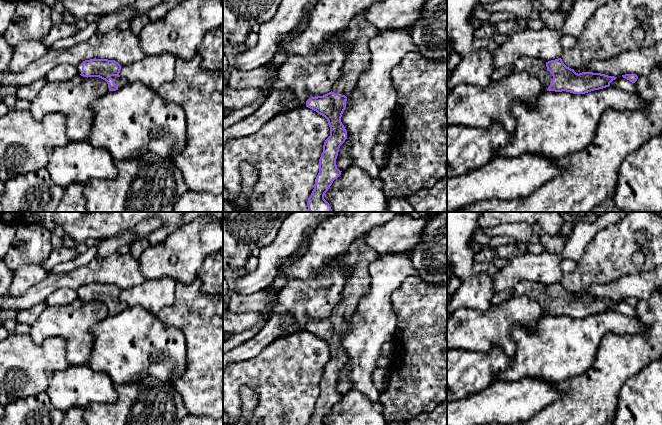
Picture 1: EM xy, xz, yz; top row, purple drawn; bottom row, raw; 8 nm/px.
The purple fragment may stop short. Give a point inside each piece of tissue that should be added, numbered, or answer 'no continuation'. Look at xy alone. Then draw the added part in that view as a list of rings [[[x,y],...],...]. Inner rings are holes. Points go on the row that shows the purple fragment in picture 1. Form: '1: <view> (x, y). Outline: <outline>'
1: xy (120, 82). Outline: [[[111,76],[111,78],[114,80],[118,89],[124,87],[128,83],[125,79],[121,78],[121,77]]]

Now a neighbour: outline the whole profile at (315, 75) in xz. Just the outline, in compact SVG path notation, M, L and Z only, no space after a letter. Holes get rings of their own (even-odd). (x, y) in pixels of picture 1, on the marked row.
M333 35L313 55L294 55L279 68L271 90L291 89L296 98L286 111L306 106L311 97L323 96L332 91L342 71L348 54L352 50L351 40L339 41Z

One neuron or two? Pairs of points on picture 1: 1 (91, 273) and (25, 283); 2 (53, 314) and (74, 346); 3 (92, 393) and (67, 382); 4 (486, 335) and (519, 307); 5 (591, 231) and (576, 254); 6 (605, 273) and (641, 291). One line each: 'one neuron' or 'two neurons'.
1: two neurons
2: one neuron
3: one neuron
4: one neuron
5: one neuron
6: two neurons

